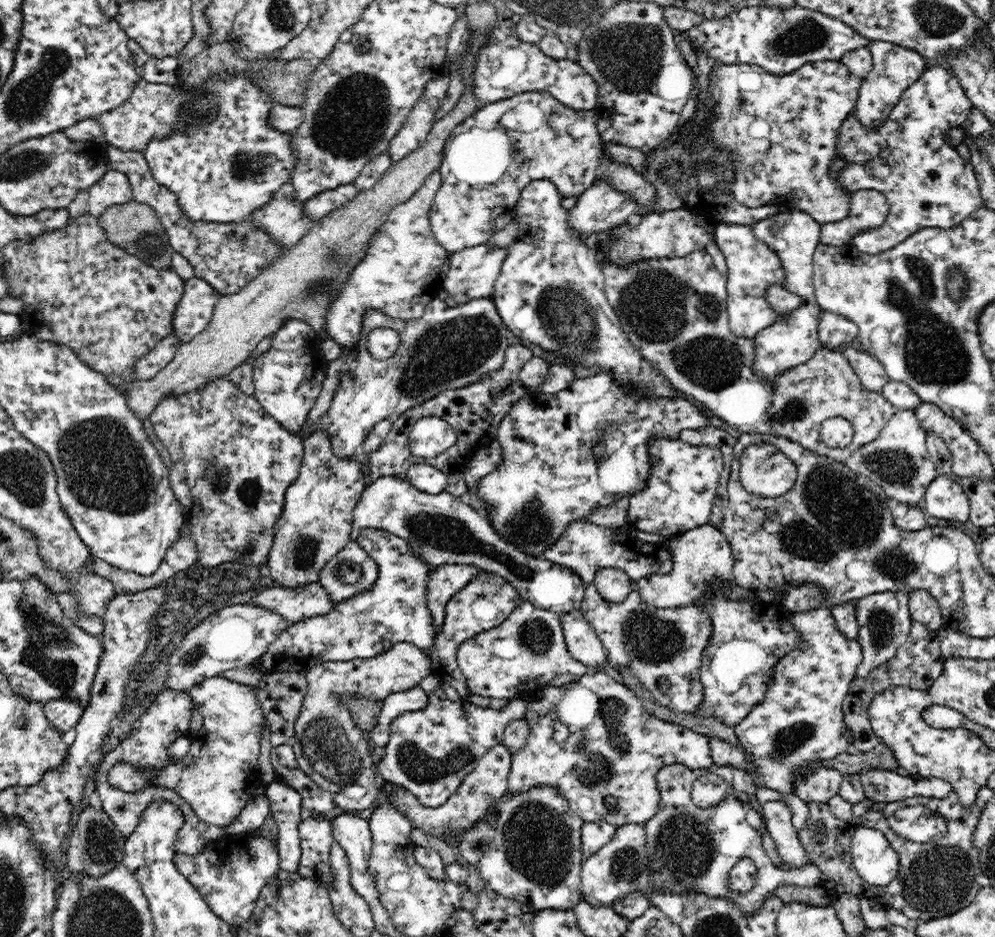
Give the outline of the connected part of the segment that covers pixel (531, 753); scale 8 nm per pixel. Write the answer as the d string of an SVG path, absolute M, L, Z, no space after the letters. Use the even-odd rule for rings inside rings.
M606 668L598 669L591 676L586 673L580 676L578 680L560 687L545 686L541 690L539 698L530 702L524 720L528 723L530 730L524 748L512 755L511 769L508 778L508 794L524 794L526 790L530 790L530 788L534 788L534 786L554 786L564 794L571 810L584 822L594 823L604 821L616 828L625 826L626 824L644 825L658 813L660 807L661 793L657 787L656 780L660 769L671 764L683 764L691 769L703 769L713 765L709 737L698 734L696 731L690 730L682 725L666 722L657 718L656 714L650 713L650 710L642 706L641 698L634 691L630 690L614 673L606 670ZM606 796L612 796L616 800L617 806L614 809L608 809L608 807L604 805L604 798L606 798Z

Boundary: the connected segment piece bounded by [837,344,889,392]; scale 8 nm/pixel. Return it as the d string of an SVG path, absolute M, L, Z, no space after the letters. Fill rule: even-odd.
M844 344L837 348L838 352L844 355L844 358L848 358L850 367L860 379L862 386L865 386L868 390L874 390L881 392L882 386L886 386L889 382L888 374L886 374L884 366L872 357L866 351L856 350L849 344Z

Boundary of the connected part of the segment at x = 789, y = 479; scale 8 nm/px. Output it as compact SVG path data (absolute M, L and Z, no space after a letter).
M766 443L752 444L740 457L739 477L748 492L774 498L795 485L797 468L776 447Z

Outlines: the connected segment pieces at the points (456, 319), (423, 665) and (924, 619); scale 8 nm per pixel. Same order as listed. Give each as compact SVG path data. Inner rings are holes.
M491 297L461 305L434 298L427 304L424 315L414 321L400 321L368 310L360 340L353 347L357 350L356 368L340 381L327 413L308 426L309 432L302 440L324 430L338 457L352 456L367 440L372 428L390 414L402 414L443 390L468 386L502 370L505 352L510 346L509 332ZM376 328L392 328L400 334L400 347L387 360L376 360L366 349L368 334Z
M397 642L384 653L378 656L365 659L354 659L351 661L323 662L318 666L305 669L307 678L307 693L302 701L302 708L295 722L295 731L289 740L289 745L293 747L296 762L307 775L318 784L320 789L329 791L333 796L337 812L359 813L370 808L377 795L379 788L376 786L376 776L372 770L372 753L366 732L356 726L350 717L350 711L346 707L346 700L350 696L359 698L369 698L370 700L384 700L394 693L401 691L409 693L413 686L419 685L420 680L431 674L431 660L429 656L411 642ZM354 783L364 790L364 794L350 792L354 788Z
M914 589L907 595L909 596L909 611L914 621L920 622L935 631L944 626L943 612L932 594L924 589Z

